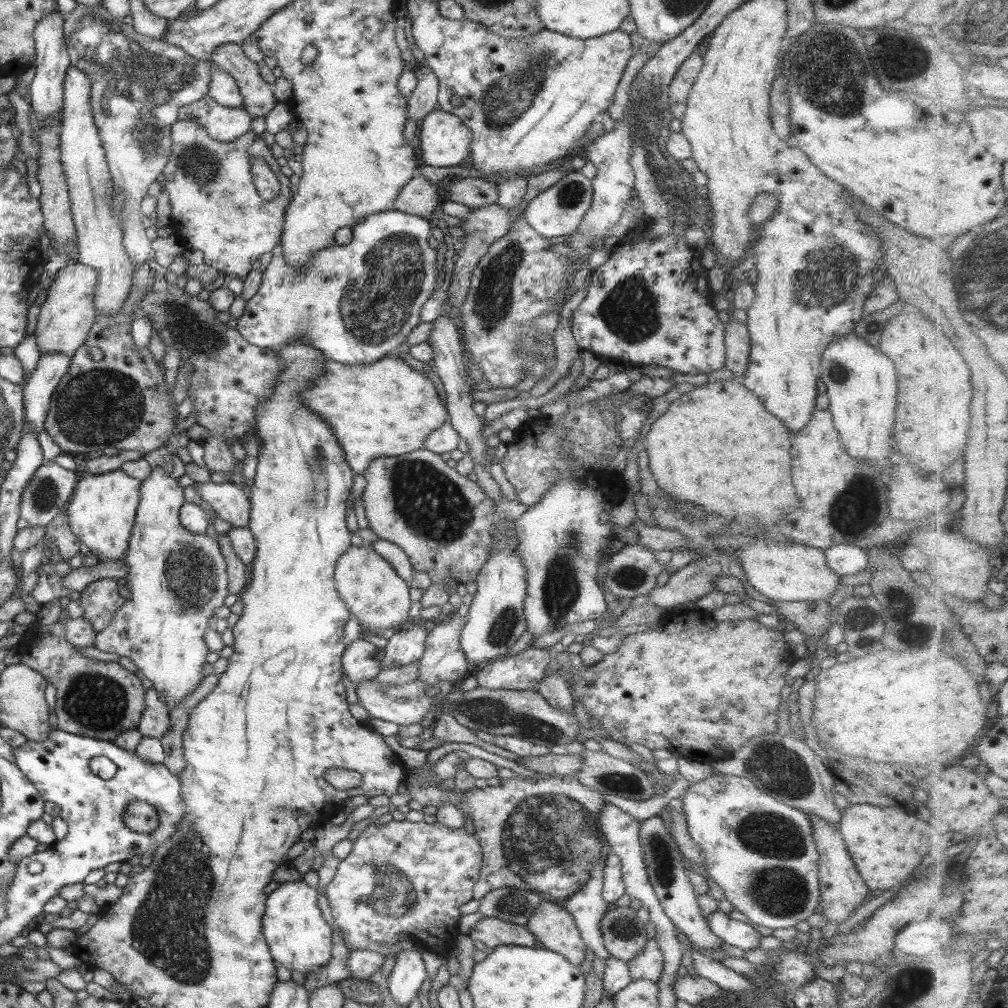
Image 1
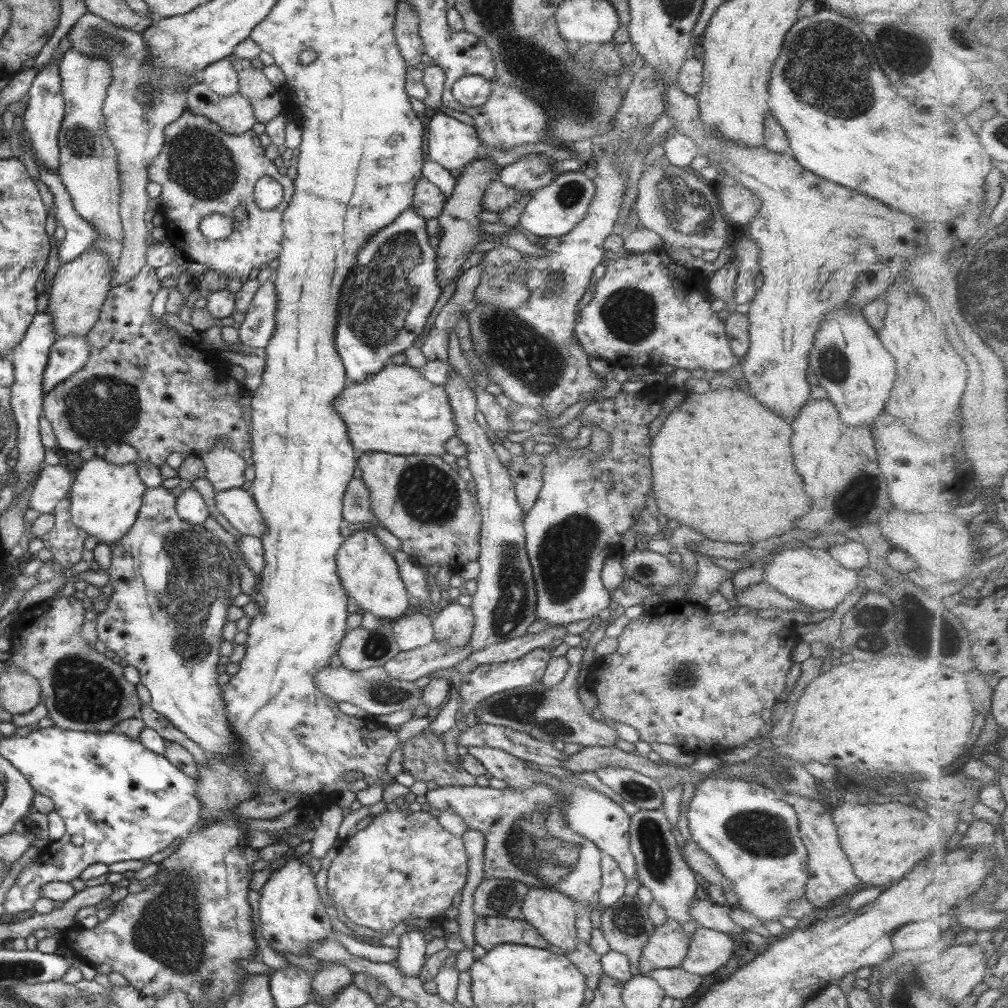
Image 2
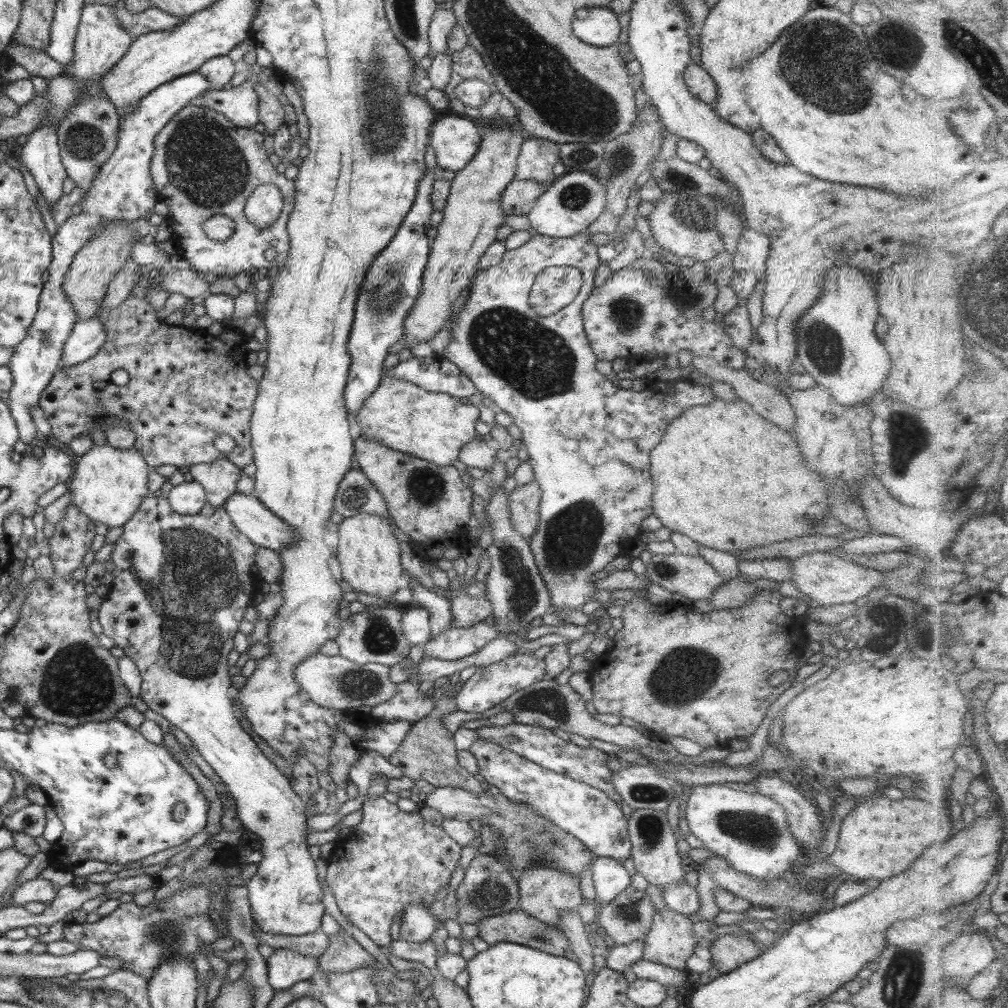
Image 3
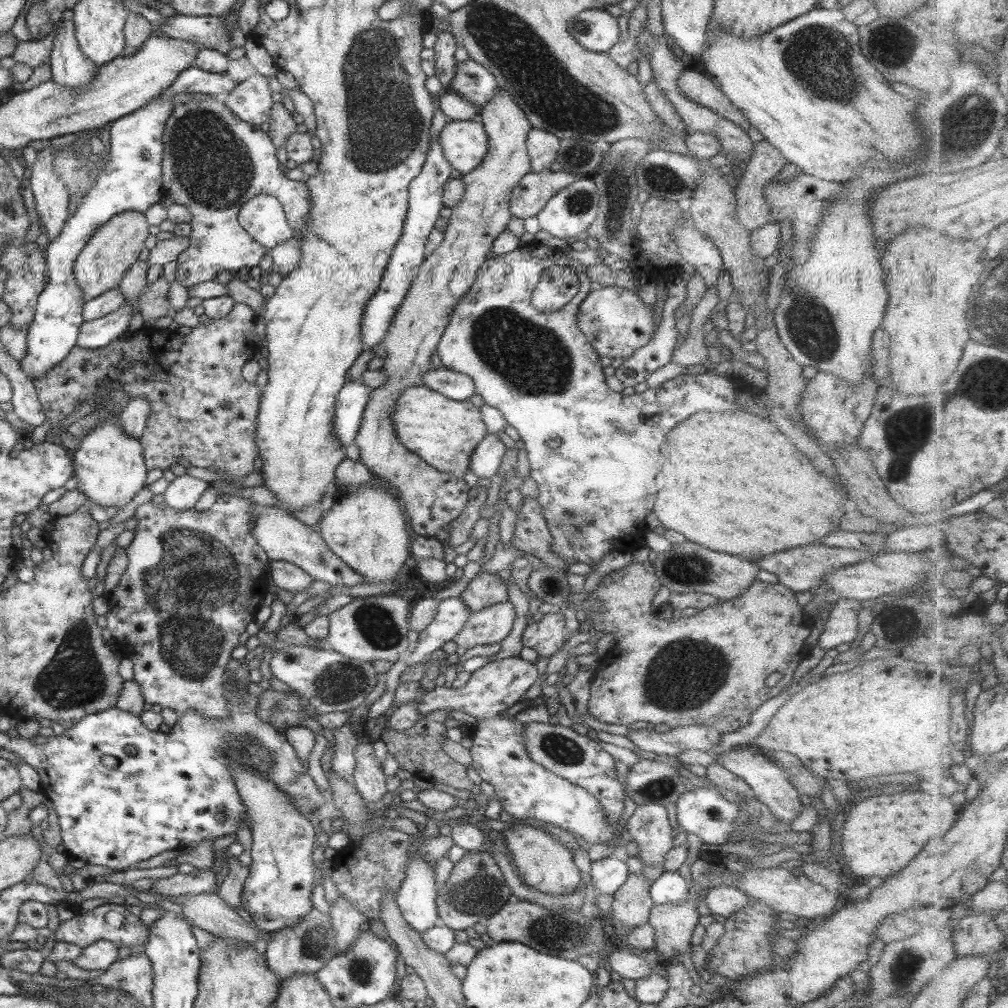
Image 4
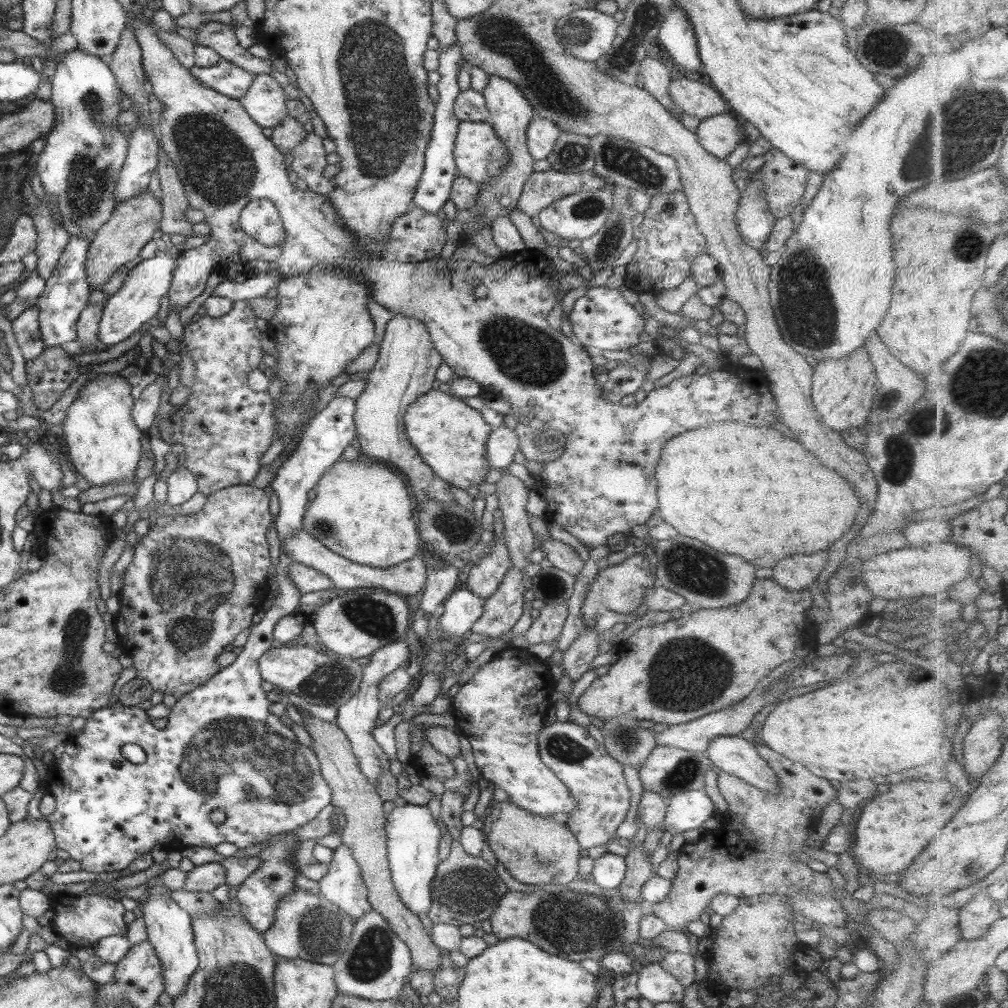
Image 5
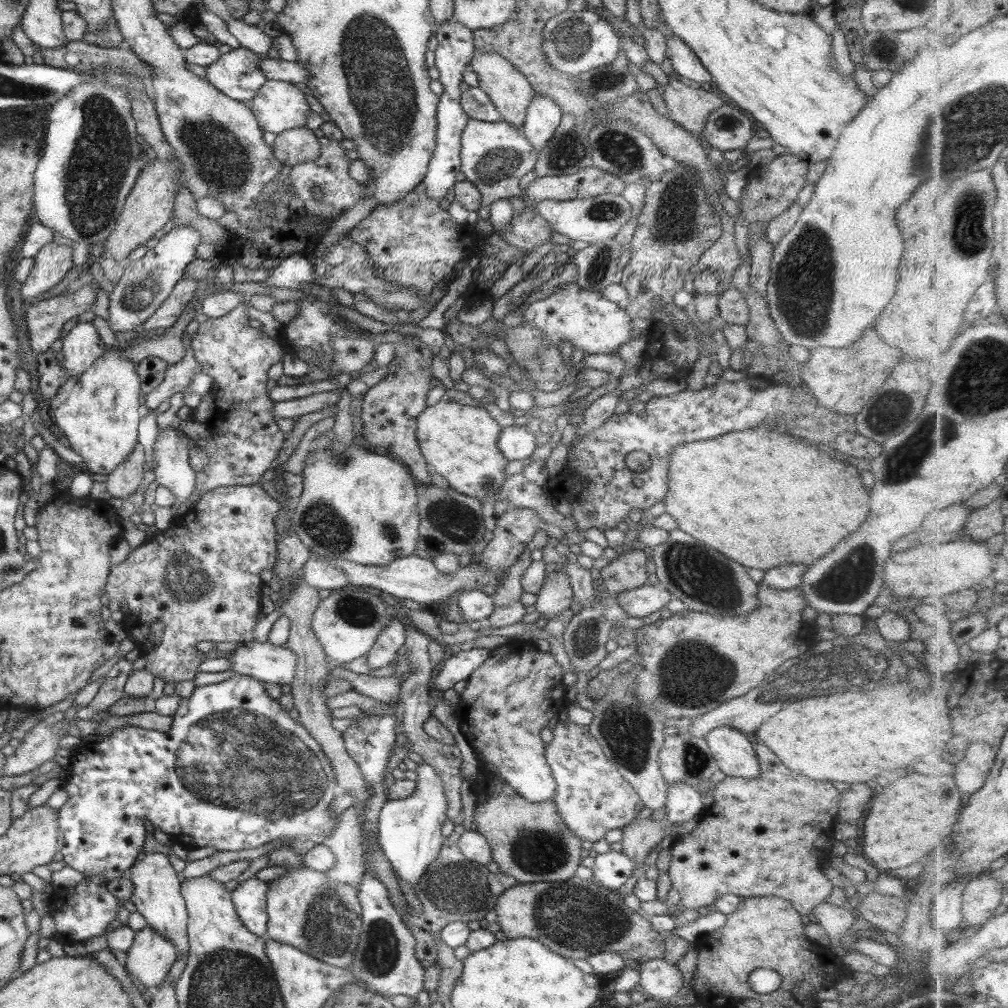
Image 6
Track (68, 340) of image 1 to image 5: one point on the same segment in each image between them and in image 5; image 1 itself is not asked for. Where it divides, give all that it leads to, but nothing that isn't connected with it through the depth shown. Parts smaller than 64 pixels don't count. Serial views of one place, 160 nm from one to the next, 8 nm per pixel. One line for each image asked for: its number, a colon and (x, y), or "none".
2: (79, 287)
3: (94, 265)
4: (100, 264)
5: (132, 223)

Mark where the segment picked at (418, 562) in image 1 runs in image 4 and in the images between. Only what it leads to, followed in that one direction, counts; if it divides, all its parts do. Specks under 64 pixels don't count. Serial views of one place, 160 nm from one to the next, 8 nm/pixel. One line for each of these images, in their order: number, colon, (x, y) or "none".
2: (420, 500)
3: (429, 503)
4: (429, 499)

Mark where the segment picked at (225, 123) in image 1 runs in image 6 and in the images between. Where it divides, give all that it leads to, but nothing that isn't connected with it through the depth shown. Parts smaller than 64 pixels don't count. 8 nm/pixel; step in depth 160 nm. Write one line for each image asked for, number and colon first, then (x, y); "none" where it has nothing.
2: (234, 115)
3: (239, 104)
4: (250, 100)
5: (264, 102)
6: (277, 106)

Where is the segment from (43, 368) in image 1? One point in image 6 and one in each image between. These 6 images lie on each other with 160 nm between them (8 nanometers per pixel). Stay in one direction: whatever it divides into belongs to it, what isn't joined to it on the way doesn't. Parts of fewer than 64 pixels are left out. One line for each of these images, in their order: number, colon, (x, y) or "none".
2: (67, 355)
3: (87, 335)
4: (94, 334)
5: (125, 312)
6: (145, 283)

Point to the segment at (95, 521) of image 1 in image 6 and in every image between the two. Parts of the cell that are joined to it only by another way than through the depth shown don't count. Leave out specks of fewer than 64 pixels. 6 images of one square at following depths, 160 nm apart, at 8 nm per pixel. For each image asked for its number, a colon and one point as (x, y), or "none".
2: (104, 497)
3: (108, 484)
4: (108, 464)
5: (102, 444)
6: (99, 418)

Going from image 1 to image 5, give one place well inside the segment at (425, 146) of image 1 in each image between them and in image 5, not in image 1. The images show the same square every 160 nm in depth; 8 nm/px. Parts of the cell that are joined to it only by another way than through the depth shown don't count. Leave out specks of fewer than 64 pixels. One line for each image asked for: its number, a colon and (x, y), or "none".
2: (451, 144)
3: (455, 140)
4: (464, 143)
5: (478, 155)

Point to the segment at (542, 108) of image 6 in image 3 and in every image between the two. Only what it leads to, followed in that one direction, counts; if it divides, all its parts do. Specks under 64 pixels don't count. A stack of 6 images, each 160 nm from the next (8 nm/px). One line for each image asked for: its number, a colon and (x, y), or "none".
3: (537, 157)
4: (542, 147)
5: (541, 133)

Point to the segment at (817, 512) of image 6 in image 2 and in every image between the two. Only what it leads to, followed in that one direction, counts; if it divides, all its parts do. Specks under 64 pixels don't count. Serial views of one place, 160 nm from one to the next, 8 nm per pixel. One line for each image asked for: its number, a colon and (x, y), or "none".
2: (721, 464)
3: (726, 478)
4: (727, 479)
5: (742, 490)

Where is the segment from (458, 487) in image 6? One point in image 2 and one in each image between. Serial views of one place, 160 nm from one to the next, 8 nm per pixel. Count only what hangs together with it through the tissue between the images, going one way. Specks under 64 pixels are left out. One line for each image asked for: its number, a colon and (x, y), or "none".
2: (396, 411)
3: (432, 426)
4: (444, 433)
5: (450, 436)

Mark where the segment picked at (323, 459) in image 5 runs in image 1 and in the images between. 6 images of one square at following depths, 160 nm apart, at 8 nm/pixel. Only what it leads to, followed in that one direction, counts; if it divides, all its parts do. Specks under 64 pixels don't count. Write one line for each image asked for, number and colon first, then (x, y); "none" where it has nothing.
1: (356, 303)
2: (391, 289)
3: (389, 289)
4: (350, 400)

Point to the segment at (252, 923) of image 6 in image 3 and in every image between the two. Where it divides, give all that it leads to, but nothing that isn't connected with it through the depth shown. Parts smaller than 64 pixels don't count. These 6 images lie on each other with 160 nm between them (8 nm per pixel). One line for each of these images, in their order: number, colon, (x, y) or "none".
3: (179, 588)
4: (276, 893)
5: (257, 895)

